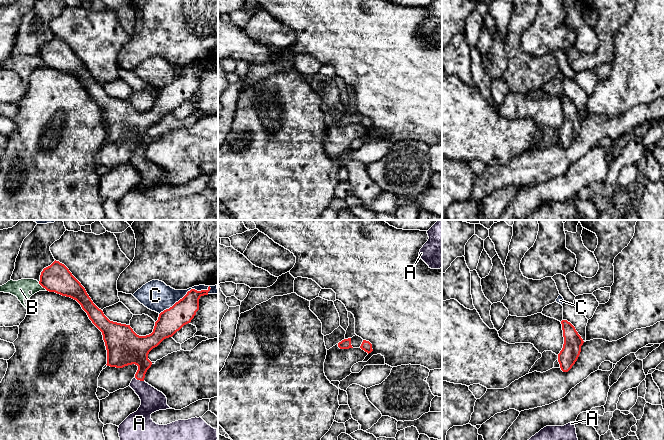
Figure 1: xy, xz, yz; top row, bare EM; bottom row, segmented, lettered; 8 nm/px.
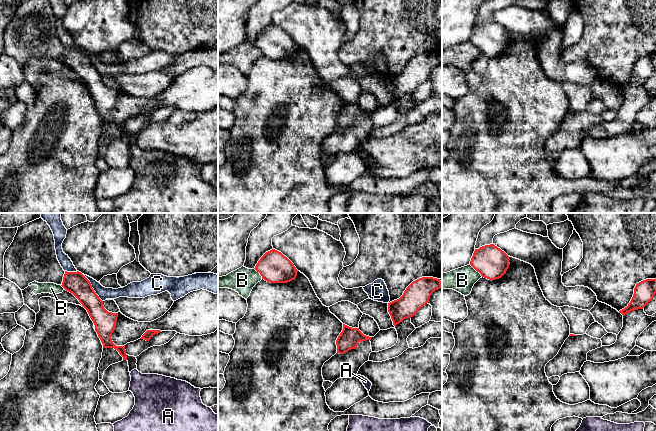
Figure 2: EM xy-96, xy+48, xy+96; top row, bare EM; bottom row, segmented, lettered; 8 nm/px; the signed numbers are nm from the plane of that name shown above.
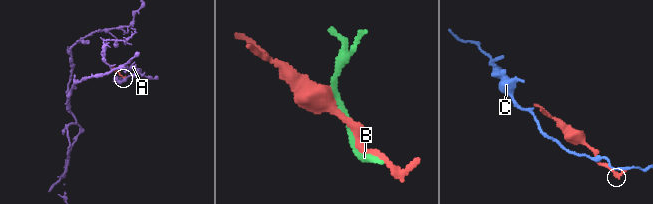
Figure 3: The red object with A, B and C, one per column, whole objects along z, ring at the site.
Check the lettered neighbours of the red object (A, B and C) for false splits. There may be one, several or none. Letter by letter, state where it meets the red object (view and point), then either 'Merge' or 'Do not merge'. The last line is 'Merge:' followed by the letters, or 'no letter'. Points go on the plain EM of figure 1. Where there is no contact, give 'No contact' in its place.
A: Touches red at xy (139, 155). Merge
B: Touches red at xy (43, 63). Do not merge
C: Touches red at xy (185, 71). Do not merge
Merge: A

